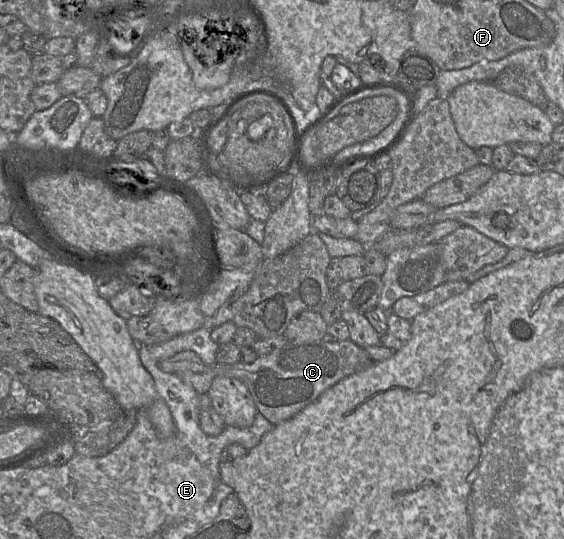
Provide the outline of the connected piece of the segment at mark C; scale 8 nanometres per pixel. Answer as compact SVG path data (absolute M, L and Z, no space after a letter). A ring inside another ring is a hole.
M348 339L332 342L287 341L273 352L258 356L252 363L215 363L212 366L206 366L195 352L184 350L161 361L159 367L168 373L205 372L215 377L236 378L248 388L258 412L273 426L277 426L298 415L338 382L367 369L373 363L365 349Z

